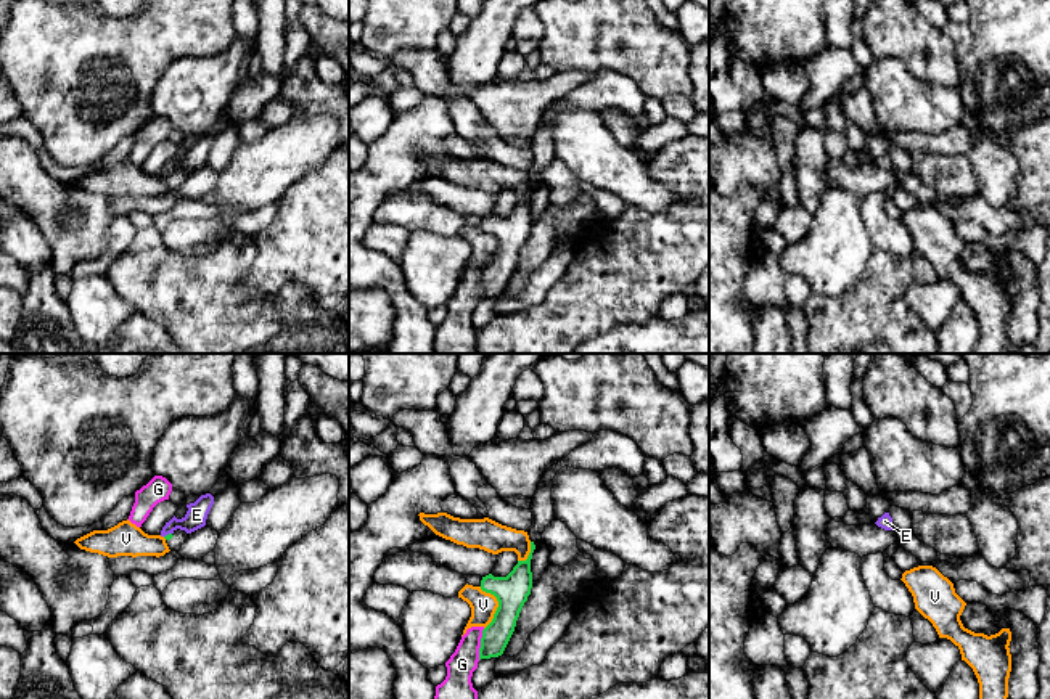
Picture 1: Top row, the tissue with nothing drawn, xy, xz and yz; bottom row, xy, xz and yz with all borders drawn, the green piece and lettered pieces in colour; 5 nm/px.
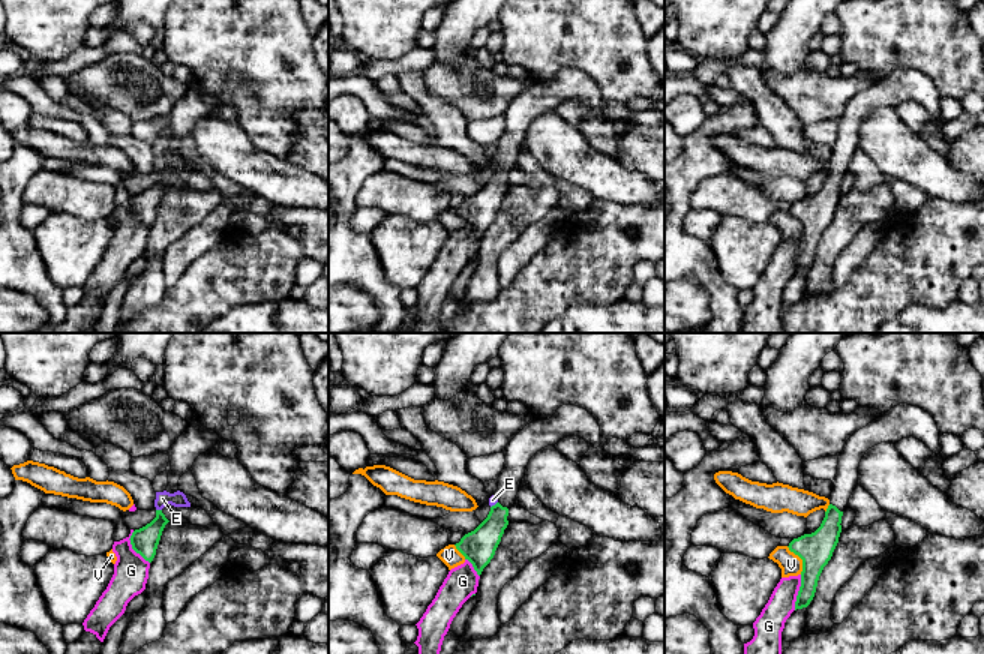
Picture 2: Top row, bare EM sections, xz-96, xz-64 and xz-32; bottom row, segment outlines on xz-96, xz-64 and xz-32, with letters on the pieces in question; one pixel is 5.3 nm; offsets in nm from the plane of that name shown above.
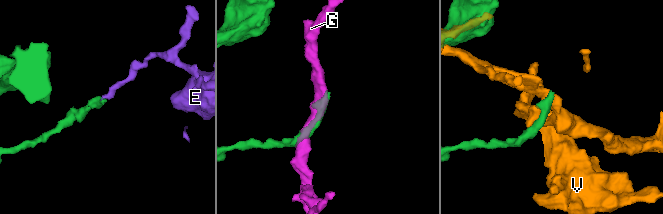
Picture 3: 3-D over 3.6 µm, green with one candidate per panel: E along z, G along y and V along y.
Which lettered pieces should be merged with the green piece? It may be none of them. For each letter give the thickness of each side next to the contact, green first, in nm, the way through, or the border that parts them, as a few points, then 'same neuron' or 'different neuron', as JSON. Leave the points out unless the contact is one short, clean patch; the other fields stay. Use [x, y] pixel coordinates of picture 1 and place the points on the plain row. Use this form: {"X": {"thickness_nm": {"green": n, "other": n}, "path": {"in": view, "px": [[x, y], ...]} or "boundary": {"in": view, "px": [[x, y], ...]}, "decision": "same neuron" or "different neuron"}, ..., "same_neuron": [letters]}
{"E": {"thickness_nm": {"green": 30, "other": 110}, "boundary": {"in": "xy", "px": [[171, 172], [164, 177]]}, "decision": "different neuron"}, "G": {"thickness_nm": {"green": 140, "other": 160}, "decision": "different neuron"}, "V": {"thickness_nm": {"green": 170, "other": 130}, "decision": "different neuron"}, "same_neuron": []}

